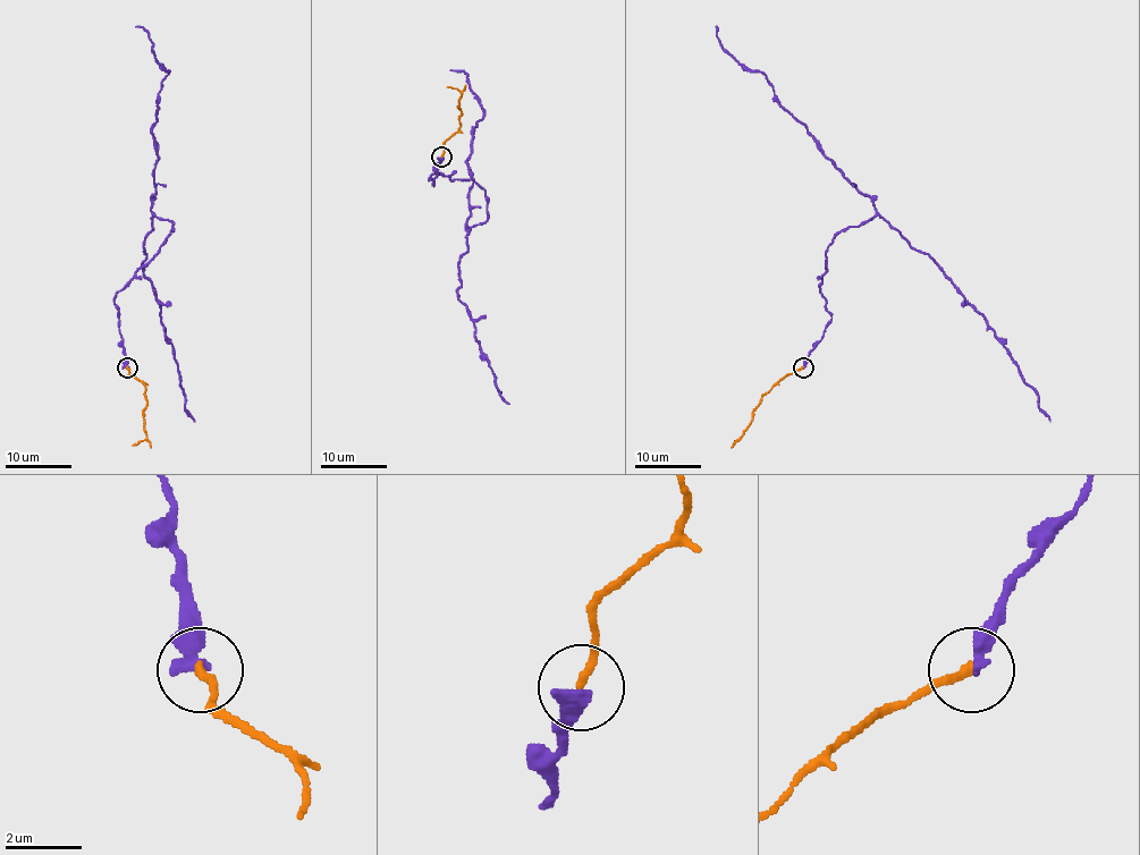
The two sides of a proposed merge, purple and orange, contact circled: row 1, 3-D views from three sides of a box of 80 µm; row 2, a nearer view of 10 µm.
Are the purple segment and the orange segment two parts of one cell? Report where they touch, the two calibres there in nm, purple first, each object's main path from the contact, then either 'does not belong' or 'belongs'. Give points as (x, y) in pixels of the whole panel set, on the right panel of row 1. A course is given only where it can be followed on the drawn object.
(803, 367) | 440/220 nm | purple via (803, 367), (832, 319), (819, 290), (829, 243), (851, 226), (880, 214), (928, 256), (994, 331), (1050, 421) | orange via (803, 367), (790, 373), (763, 396), (749, 428), (732, 446) | belongs

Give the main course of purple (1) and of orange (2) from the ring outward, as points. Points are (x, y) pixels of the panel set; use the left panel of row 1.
1: (127, 367), (115, 297), (170, 235), (171, 223), (154, 214), (142, 272), (171, 345), (185, 409), (195, 421)
2: (127, 367), (144, 384), (148, 400), (144, 409), (145, 439), (133, 446)

